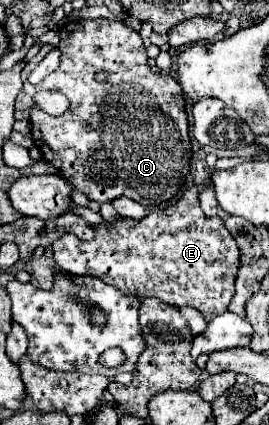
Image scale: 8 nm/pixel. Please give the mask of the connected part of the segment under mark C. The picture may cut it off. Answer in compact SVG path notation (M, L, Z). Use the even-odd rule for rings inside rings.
M77 20L65 24L59 34L61 42L57 44L57 48L63 52L59 68L51 72L41 84L29 84L27 76L37 68L45 54L53 50L53 46L43 44L39 54L23 68L23 90L17 98L17 108L27 108L29 112L33 142L41 150L43 160L53 164L63 176L71 178L69 182L77 190L87 194L89 200L111 202L119 196L127 196L149 210L161 210L163 206L179 200L181 186L185 184L185 178L191 170L191 140L187 130L189 122L179 82L171 76L159 76L151 72L141 36L127 28L127 24L121 20ZM99 72L105 72L107 78L97 80L95 76ZM41 88L63 92L71 102L69 110L61 116L51 116L43 112L33 100L35 92Z

